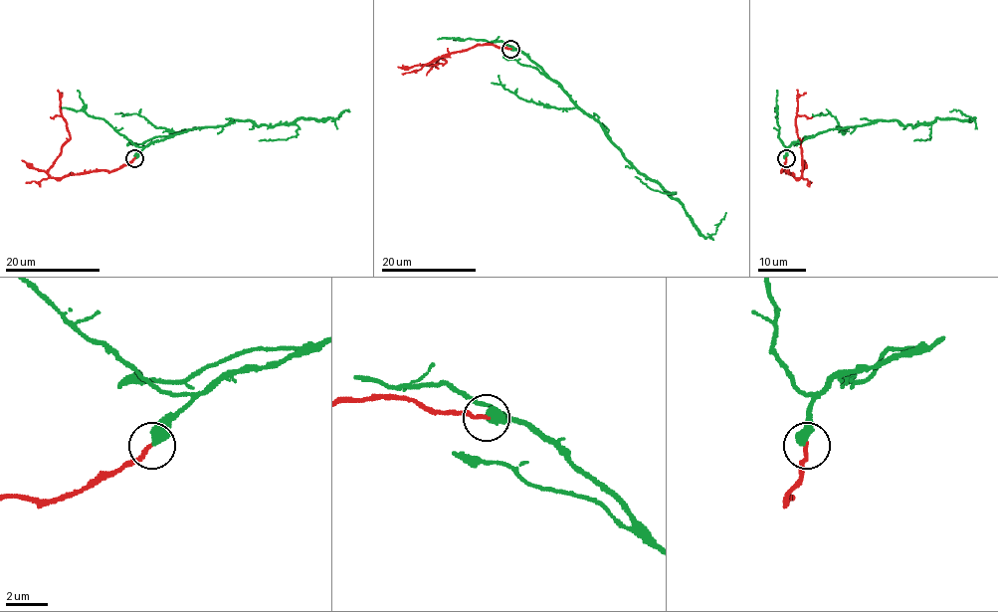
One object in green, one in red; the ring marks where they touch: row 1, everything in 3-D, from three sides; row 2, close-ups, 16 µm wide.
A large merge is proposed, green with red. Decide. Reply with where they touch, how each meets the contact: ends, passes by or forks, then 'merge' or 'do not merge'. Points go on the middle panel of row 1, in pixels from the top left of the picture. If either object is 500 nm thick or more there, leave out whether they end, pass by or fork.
at (510, 49); merge

